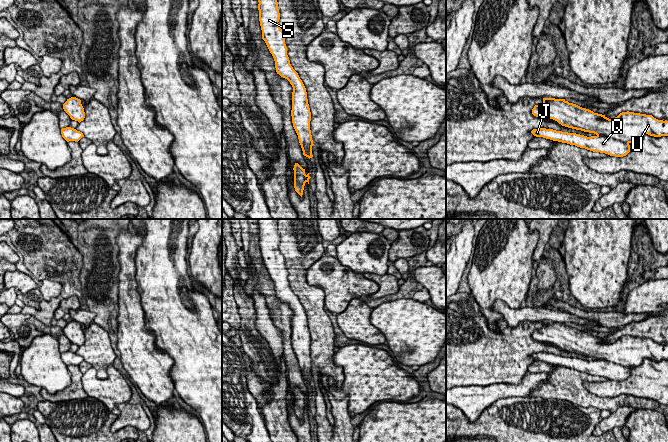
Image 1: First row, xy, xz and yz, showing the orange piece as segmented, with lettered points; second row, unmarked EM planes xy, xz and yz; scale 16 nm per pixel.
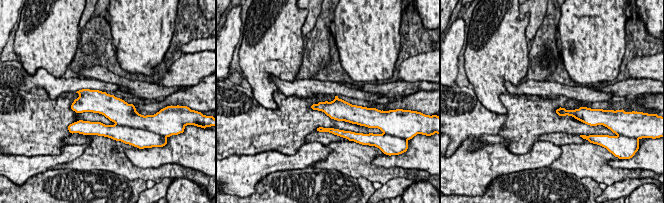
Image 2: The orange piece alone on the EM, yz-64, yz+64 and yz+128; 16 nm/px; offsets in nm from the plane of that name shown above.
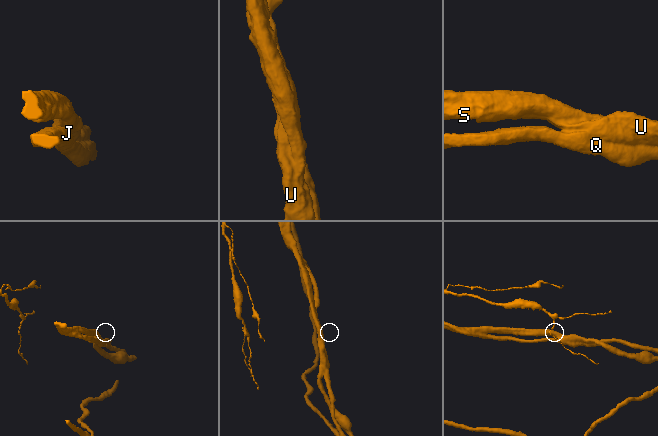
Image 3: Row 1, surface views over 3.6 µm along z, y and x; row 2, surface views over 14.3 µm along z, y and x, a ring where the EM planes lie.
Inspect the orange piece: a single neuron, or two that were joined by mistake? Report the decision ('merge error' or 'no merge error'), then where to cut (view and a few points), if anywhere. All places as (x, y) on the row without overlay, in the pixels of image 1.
no merge error; no cut

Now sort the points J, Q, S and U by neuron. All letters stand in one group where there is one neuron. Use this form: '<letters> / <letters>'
J Q S U

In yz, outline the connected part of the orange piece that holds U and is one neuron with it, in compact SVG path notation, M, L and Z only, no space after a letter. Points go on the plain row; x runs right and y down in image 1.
M543 322L543 327L535 329L532 338L536 341L553 343L562 350L594 357L594 360L587 361L576 357L556 355L553 353L533 353L531 357L536 361L543 361L553 365L575 369L593 376L605 377L610 380L623 381L630 376L630 367L640 366L645 358L654 361L668 360L668 345L658 344L652 339L622 336L614 343L609 343L605 339L594 337L576 328L569 327L565 323Z

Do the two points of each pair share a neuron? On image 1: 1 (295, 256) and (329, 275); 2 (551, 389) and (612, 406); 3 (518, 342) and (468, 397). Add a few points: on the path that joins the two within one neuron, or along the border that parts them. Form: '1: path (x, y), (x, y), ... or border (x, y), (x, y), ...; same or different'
1: border (323, 253), (307, 270), (306, 281), (311, 286); different
2: path (566, 389), (572, 389), (585, 399), (597, 402); same
3: border (502, 382), (485, 385), (456, 386); different

